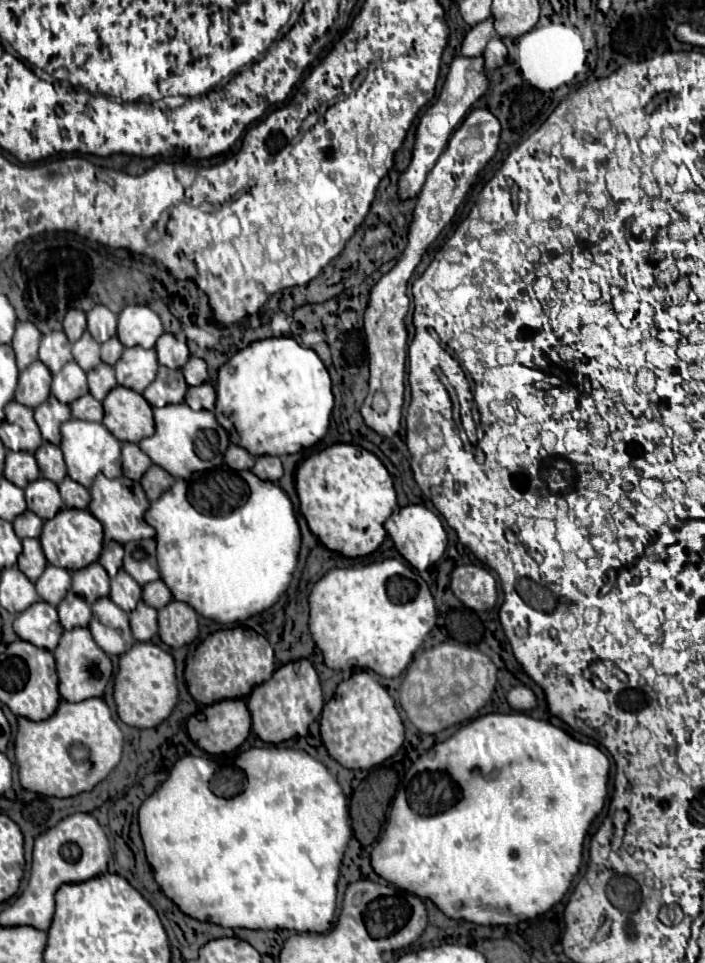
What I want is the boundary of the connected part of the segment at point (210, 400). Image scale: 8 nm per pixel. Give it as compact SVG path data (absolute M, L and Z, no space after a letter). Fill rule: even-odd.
M209 383L189 387L187 395L185 395L185 403L195 411L199 411L199 409L213 411L213 407L215 407L215 389Z

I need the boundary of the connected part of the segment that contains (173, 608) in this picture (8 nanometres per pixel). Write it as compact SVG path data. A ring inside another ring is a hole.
M171 601L159 609L159 637L169 647L183 647L197 639L199 623L197 613L191 605L181 601Z

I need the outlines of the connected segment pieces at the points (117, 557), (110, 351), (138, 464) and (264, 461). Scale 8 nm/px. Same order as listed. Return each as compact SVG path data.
M105 541L99 563L107 569L109 577L115 577L117 571L121 569L121 565L123 565L123 547L115 541Z
M111 337L111 341L105 341L101 345L101 359L107 363L107 365L115 365L123 353L123 345L119 343L117 337Z
M123 443L123 475L131 477L133 481L139 481L143 473L153 465L153 461L135 445L135 443Z
M263 455L257 457L255 467L251 469L257 477L263 477L267 481L279 481L283 477L283 465L279 457L271 457L271 455Z

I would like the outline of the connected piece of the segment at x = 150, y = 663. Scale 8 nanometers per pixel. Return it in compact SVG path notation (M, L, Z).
M135 643L119 657L119 673L115 675L115 705L123 723L137 729L149 729L163 723L177 705L175 661L153 643Z

